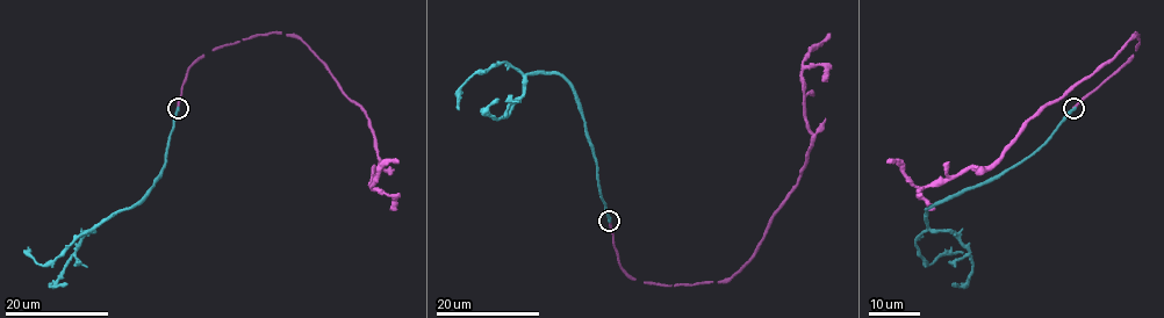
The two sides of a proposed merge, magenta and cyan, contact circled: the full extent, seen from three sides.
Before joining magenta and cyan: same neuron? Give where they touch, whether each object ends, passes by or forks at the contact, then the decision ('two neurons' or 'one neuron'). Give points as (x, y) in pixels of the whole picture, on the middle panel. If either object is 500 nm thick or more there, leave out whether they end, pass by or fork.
place (609, 221); magenta ends; cyan ends; two neurons

